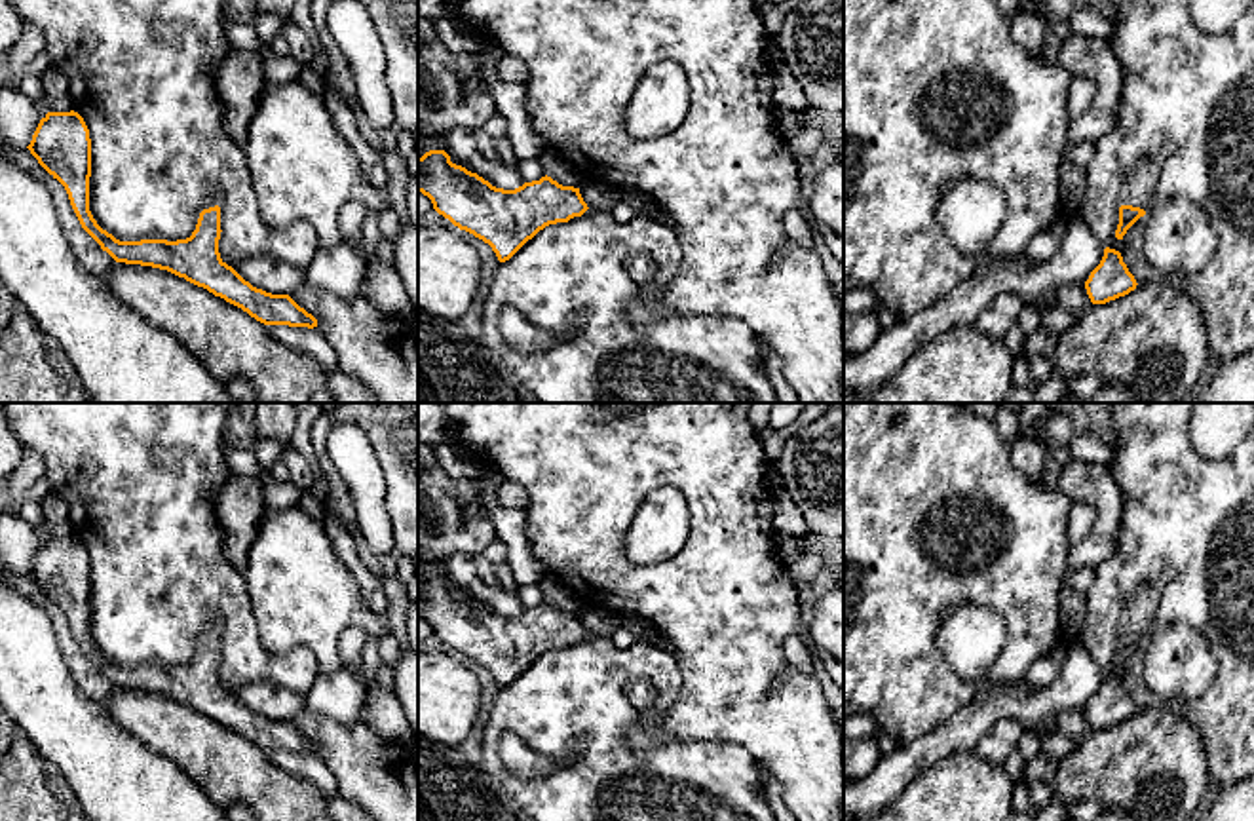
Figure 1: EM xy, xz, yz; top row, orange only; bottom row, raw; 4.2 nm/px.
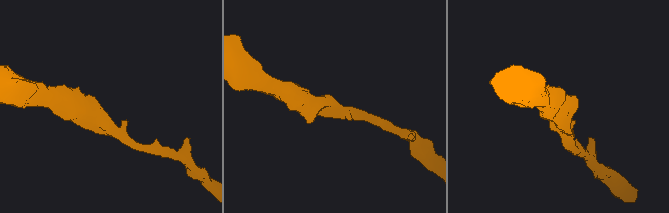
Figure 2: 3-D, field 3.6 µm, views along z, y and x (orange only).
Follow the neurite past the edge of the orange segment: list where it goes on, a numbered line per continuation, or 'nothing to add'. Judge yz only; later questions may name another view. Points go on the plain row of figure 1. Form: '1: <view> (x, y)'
1: yz (1140, 607)

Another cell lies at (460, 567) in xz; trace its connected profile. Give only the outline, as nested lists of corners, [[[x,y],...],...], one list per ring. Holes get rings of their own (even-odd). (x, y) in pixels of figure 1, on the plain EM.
[[[454,553],[445,559],[448,576],[467,593],[471,593],[479,602],[488,606],[496,614],[515,616],[524,610],[517,593],[505,591],[502,587],[486,585],[475,568],[473,557],[467,553]]]

